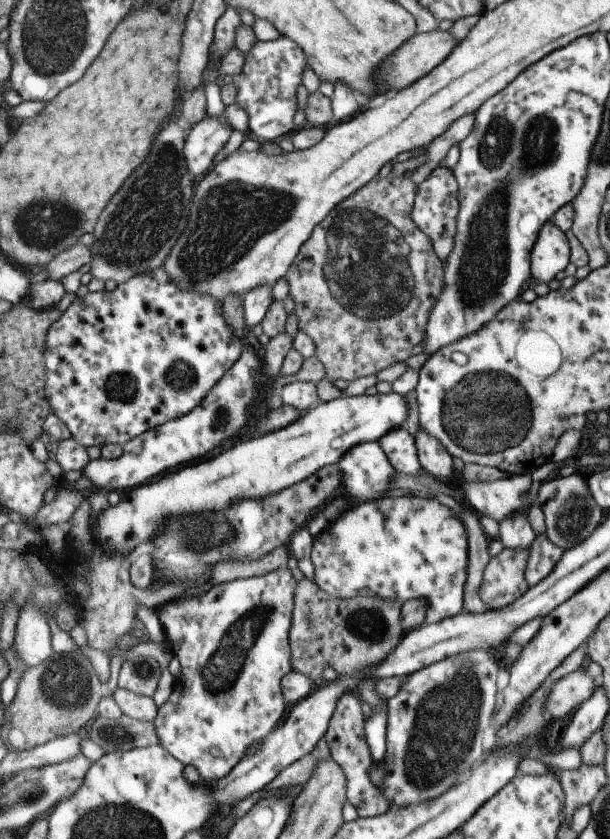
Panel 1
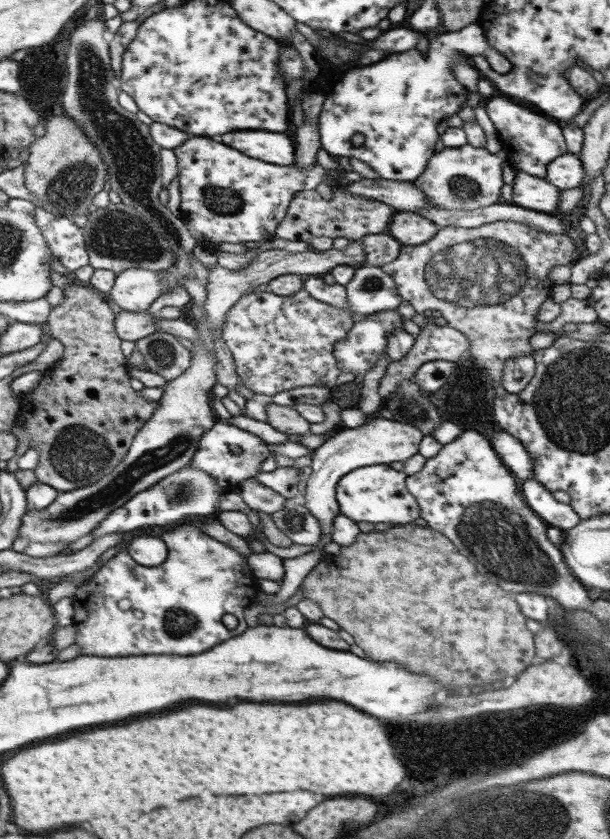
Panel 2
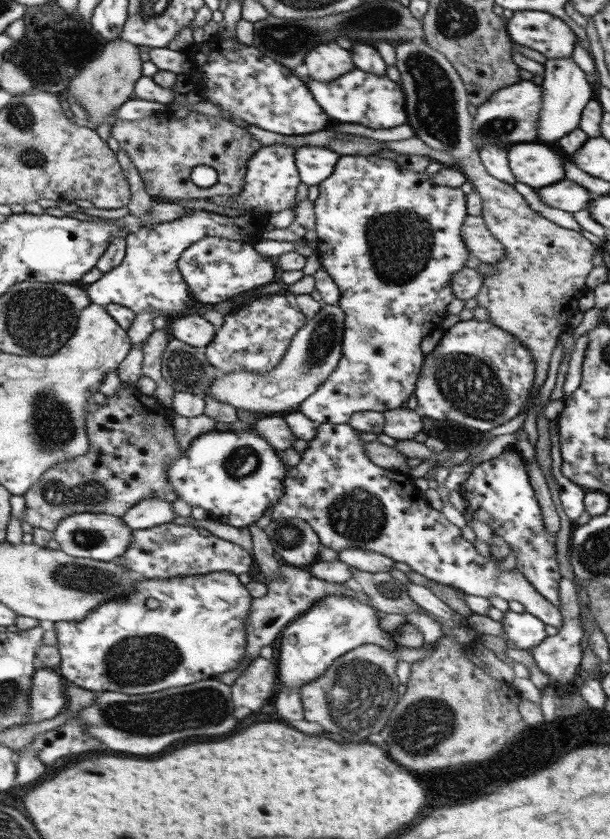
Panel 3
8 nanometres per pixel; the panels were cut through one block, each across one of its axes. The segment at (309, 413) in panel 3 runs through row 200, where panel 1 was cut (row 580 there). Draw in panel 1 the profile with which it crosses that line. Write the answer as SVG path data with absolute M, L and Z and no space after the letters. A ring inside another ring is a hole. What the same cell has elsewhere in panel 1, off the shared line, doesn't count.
M391 497L365 501L343 511L331 524L325 526L317 536L312 537L313 546L310 550L310 561L313 567L314 583L326 594L334 599L357 599L362 597L376 597L386 601L393 601L402 605L404 602L419 599L424 603L425 623L434 623L463 612L462 590L465 582L467 564L466 532L462 522L448 507L439 504L435 499L420 497Z

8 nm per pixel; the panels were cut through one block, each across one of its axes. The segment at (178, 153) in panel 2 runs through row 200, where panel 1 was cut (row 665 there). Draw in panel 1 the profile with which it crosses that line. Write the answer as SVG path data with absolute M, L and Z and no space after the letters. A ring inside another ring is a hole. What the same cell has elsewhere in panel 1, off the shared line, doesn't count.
M280 566L262 576L236 579L213 585L207 591L200 592L196 596L177 597L176 599L163 601L157 604L155 608L152 608L156 617L160 620L167 648L171 650L172 656L177 657L180 664L180 671L175 679L175 687L171 691L169 698L156 709L156 715L152 721L160 742L159 746L163 747L183 766L193 766L199 773L199 783L201 784L211 784L213 786L216 781L215 778L223 778L244 756L244 750L250 744L262 741L277 726L277 722L279 722L279 718L281 718L281 714L285 710L285 702L280 691L280 680L284 674L292 670L288 630L292 617L295 585L296 580L291 576L290 570L286 566Z

